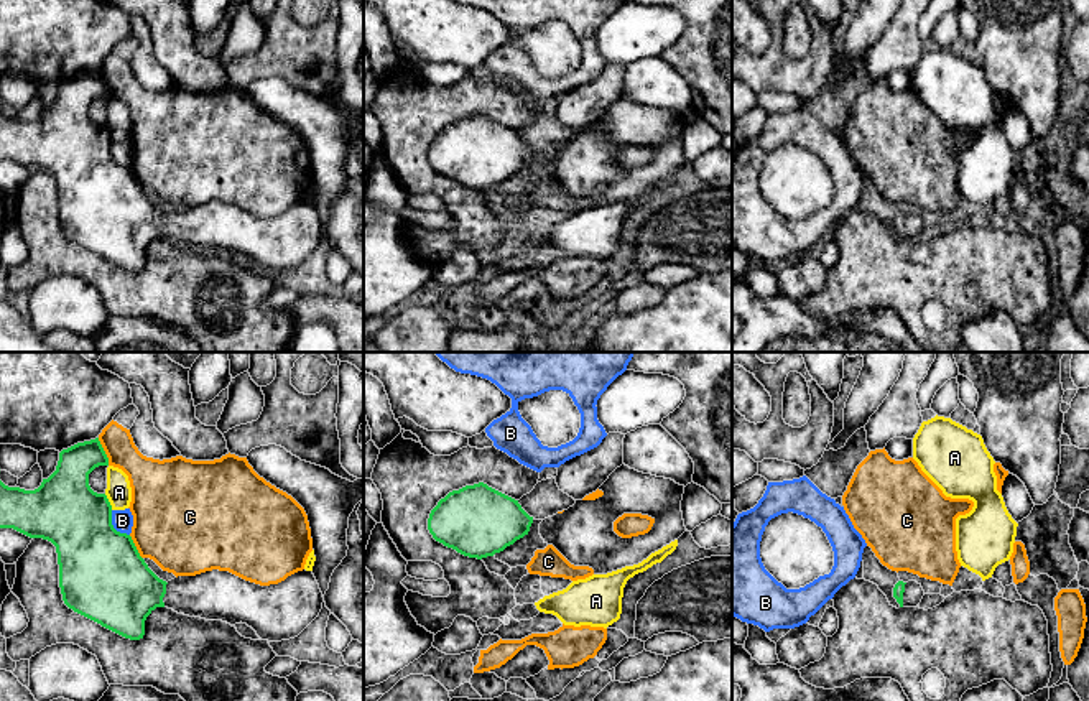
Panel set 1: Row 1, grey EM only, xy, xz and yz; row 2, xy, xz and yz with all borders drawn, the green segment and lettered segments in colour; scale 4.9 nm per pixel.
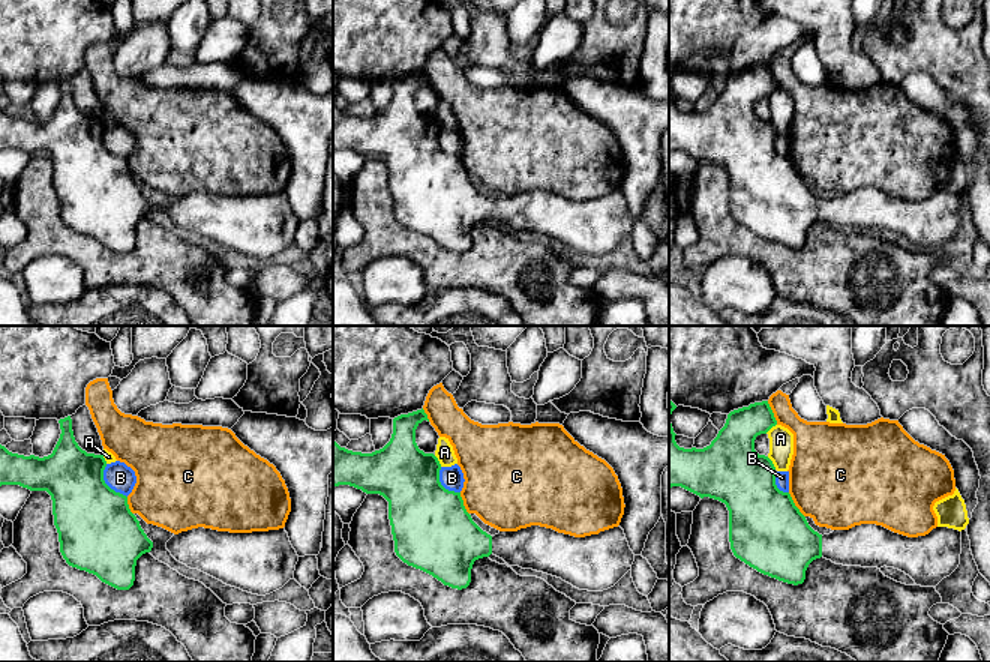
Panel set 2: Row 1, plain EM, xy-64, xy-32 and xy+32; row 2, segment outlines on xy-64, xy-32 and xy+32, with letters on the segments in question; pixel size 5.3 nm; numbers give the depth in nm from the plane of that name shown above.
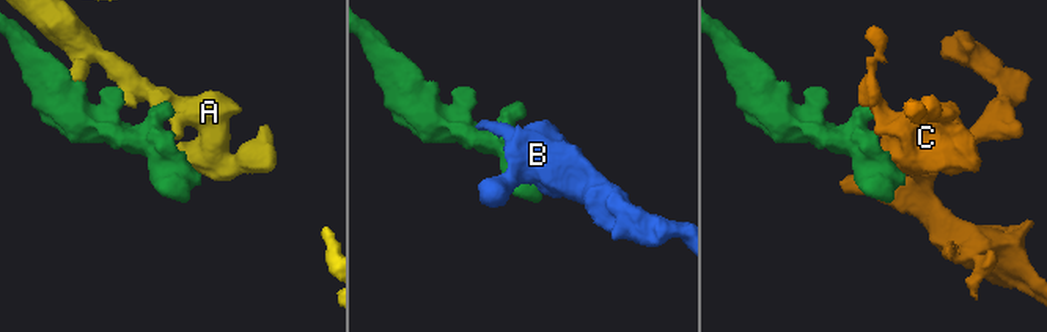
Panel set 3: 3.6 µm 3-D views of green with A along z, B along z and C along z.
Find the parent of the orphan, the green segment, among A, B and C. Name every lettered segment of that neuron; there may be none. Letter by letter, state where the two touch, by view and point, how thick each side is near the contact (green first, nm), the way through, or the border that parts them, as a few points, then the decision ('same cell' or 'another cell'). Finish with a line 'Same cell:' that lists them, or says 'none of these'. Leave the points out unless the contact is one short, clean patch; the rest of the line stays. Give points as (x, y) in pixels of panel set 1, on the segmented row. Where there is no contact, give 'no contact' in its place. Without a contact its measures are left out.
A: xy (109, 502) | 340/130 nm | another cell
B: xy (112, 527) | 420/110 nm | along xy (111, 510), (111, 524), (129, 535) | another cell
C: xy (104, 451) | 220/180 nm | another cell
Same cell: none of these

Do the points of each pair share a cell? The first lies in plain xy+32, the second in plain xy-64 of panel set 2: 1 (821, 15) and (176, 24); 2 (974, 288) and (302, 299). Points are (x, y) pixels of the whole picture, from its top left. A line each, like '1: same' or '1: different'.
1: different
2: different

